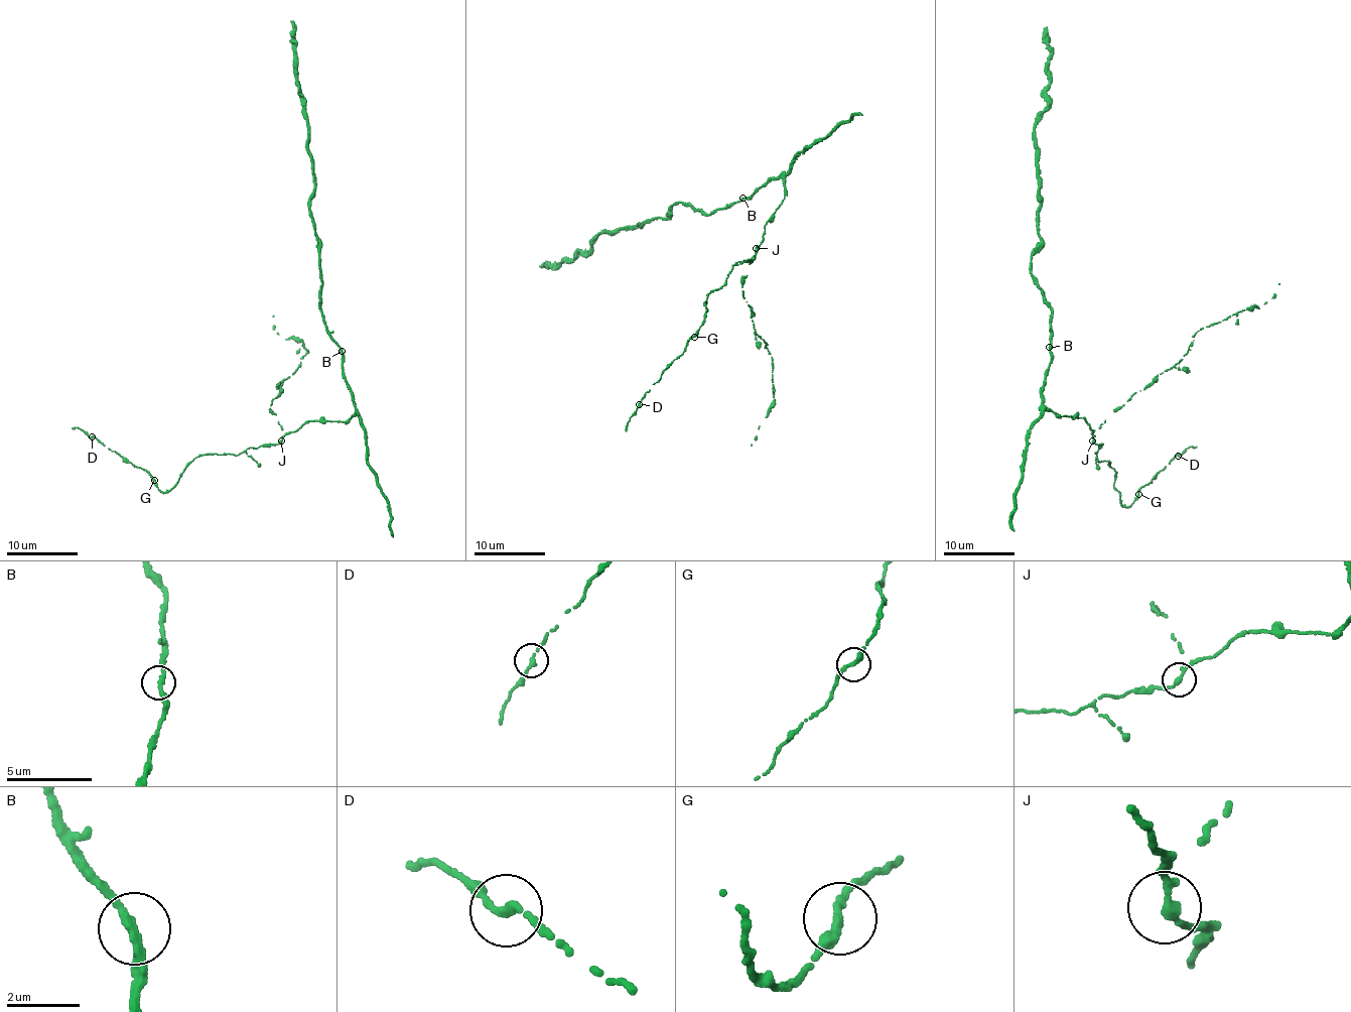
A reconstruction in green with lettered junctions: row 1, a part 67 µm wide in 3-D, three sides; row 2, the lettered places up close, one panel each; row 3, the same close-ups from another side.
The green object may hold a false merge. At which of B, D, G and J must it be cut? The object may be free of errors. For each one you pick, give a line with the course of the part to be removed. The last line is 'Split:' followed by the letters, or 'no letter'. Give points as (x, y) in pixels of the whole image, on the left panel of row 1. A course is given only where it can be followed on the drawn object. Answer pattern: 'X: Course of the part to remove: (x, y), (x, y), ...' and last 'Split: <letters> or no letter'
J: Course of the part to remove: (280, 441), (282, 428), (271, 403), (309, 352), (301, 340), (278, 335), (273, 315)
Split: J

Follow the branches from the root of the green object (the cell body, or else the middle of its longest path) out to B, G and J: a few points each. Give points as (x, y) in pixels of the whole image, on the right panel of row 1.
B: (1044, 390), (1046, 370), (1051, 361), (1049, 347)
G: (1044, 390), (1046, 408), (1089, 423), (1101, 445), (1097, 461), (1110, 462), (1122, 505), (1129, 508), (1138, 494)
J: (1044, 390), (1046, 408), (1059, 415), (1085, 418), (1092, 430), (1092, 441)

